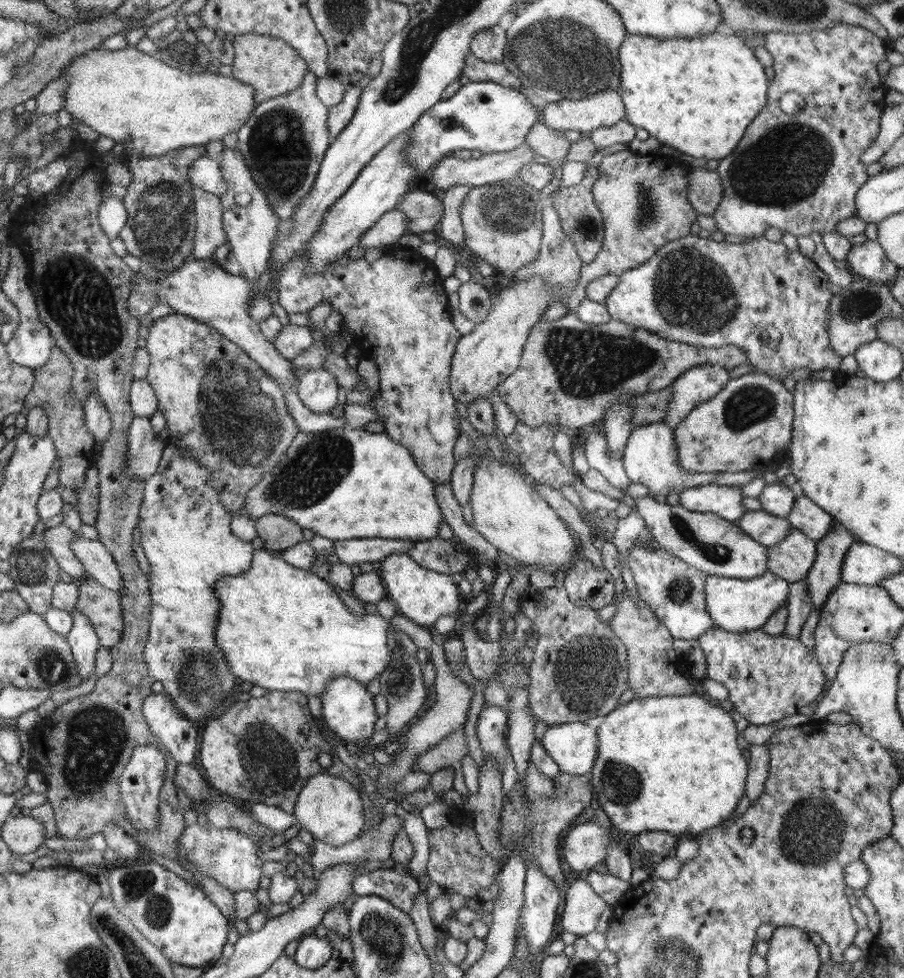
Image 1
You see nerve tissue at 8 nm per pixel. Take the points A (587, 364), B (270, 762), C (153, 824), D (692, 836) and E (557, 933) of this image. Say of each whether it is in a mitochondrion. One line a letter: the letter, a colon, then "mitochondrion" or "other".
A: mitochondrion
B: mitochondrion
C: other
D: other
E: other

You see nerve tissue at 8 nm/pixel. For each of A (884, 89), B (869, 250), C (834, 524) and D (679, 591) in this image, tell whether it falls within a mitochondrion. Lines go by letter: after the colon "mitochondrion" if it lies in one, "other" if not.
A: other
B: other
C: other
D: mitochondrion

